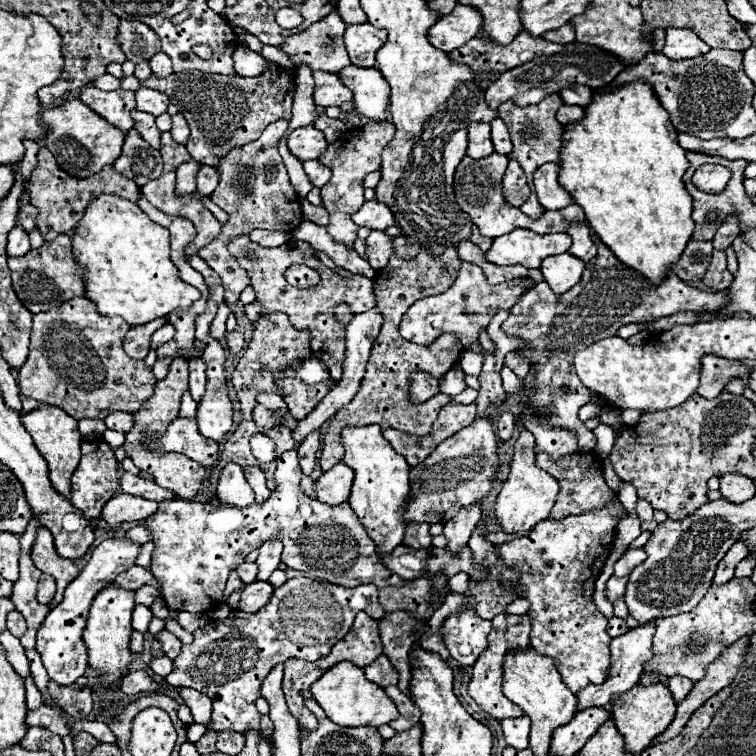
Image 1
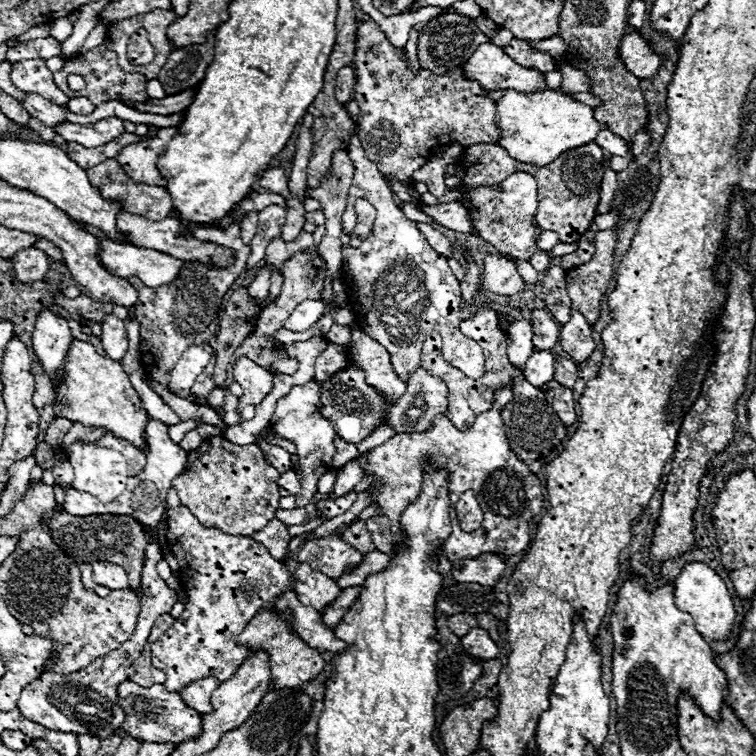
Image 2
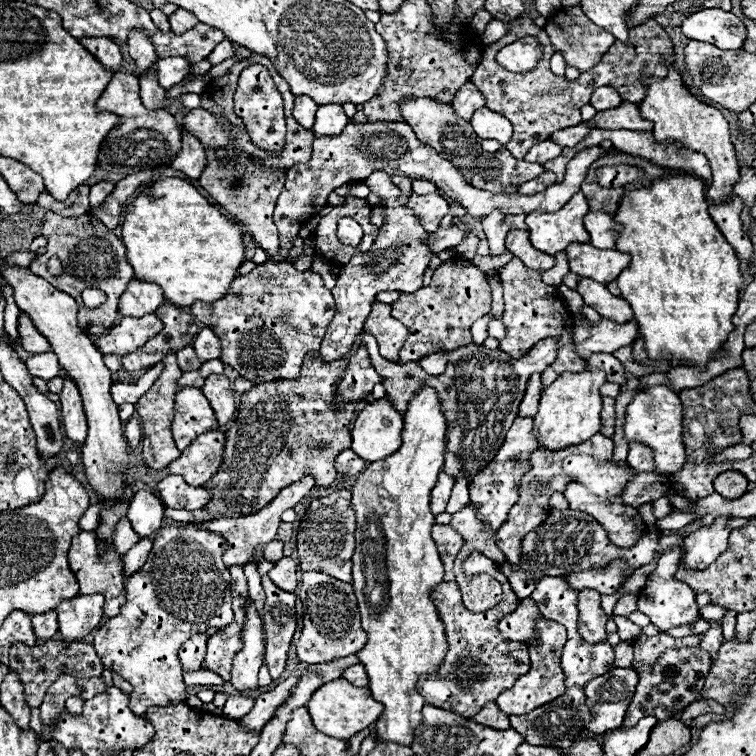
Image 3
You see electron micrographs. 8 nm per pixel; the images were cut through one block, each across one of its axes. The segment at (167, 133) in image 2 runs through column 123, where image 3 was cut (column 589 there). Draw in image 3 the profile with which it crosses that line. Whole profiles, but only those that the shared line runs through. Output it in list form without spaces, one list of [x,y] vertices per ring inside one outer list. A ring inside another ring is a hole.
[[[350,122],[338,136],[314,138],[312,148],[314,148],[312,158],[308,162],[294,164],[286,170],[286,184],[274,210],[274,224],[280,230],[280,248],[274,256],[270,256],[270,260],[274,262],[288,260],[290,250],[294,248],[298,230],[304,226],[304,222],[310,216],[322,210],[322,206],[328,202],[328,196],[338,186],[364,180],[376,170],[408,176],[412,180],[430,180],[438,186],[438,190],[442,190],[442,196],[456,200],[460,206],[468,210],[468,214],[482,220],[484,216],[488,216],[488,212],[492,212],[492,208],[500,208],[504,214],[522,214],[522,212],[528,214],[536,210],[554,212],[556,208],[562,208],[576,194],[576,190],[580,190],[580,184],[584,182],[584,176],[588,174],[590,164],[604,152],[610,152],[606,148],[588,148],[584,152],[578,152],[568,164],[568,172],[562,184],[554,184],[540,196],[520,196],[520,194],[508,196],[508,194],[484,192],[480,188],[466,184],[462,172],[456,166],[452,166],[448,160],[444,160],[432,146],[420,142],[406,122],[364,122],[364,124]]]

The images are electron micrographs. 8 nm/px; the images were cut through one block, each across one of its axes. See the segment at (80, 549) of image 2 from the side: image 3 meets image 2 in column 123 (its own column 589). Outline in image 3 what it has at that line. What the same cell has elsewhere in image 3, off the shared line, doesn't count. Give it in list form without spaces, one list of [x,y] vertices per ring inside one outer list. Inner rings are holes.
[[[552,510],[548,514],[548,520],[544,520],[540,528],[536,528],[524,538],[524,564],[514,566],[514,564],[504,562],[500,564],[500,570],[502,574],[508,576],[512,588],[516,588],[516,594],[520,598],[528,598],[534,590],[532,576],[536,578],[538,576],[566,576],[572,572],[582,572],[584,568],[600,568],[608,564],[608,560],[614,560],[616,556],[626,558],[628,564],[632,564],[632,568],[640,568],[654,558],[656,548],[658,548],[656,528],[644,533],[638,544],[630,548],[620,548],[610,542],[608,534],[602,530],[598,520],[594,520],[592,516],[578,512],[578,510]]]

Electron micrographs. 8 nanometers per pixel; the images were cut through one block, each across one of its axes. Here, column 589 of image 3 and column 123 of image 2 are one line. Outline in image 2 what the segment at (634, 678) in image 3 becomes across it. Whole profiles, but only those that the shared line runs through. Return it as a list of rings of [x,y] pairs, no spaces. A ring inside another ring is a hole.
[[[124,680],[118,688],[120,706],[126,712],[126,720],[120,726],[124,732],[142,738],[146,742],[172,742],[182,744],[184,740],[194,740],[202,732],[202,716],[186,706],[178,692],[168,692],[162,684],[154,684],[152,688],[142,688],[130,680]]]

